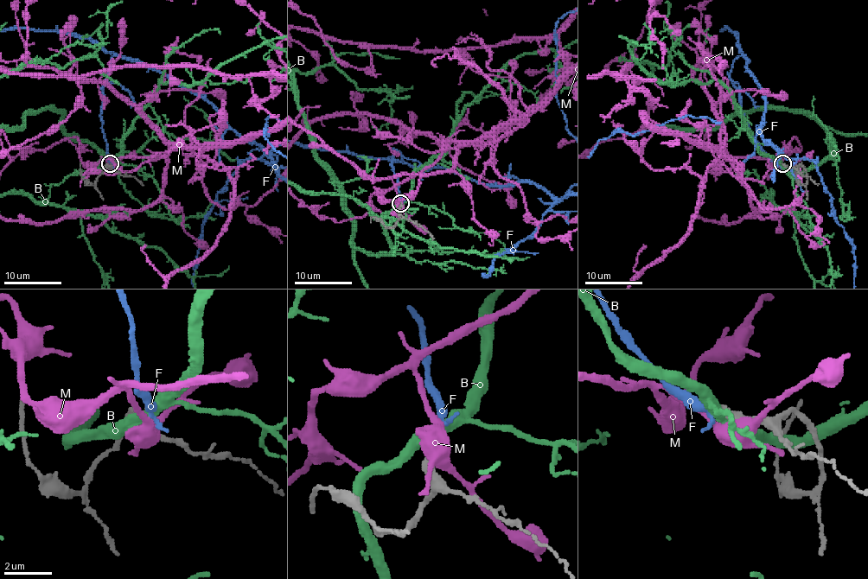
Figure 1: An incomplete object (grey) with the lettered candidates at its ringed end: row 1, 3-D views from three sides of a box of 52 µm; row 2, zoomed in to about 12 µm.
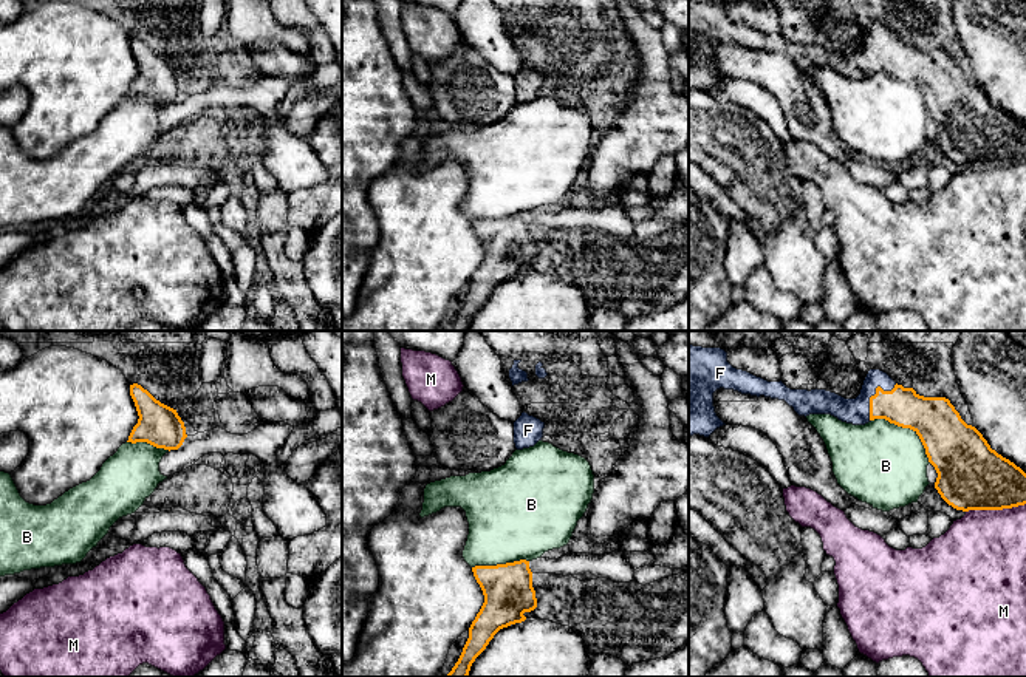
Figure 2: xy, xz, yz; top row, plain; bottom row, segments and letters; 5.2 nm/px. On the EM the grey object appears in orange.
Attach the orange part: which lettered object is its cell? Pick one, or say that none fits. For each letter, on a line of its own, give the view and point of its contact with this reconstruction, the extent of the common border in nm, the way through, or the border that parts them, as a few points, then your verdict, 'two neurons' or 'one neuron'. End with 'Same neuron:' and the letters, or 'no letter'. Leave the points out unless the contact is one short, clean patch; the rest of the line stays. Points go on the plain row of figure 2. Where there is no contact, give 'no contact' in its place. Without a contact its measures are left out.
B: yz (909, 81) | 380 nm | two neurons
F: yz (875, 48) | 240 nm | across yz (902, 61), (875, 48), (856, 65) | one neuron
M: yz (995, 163) | 320 nm | two neurons
Same neuron: F

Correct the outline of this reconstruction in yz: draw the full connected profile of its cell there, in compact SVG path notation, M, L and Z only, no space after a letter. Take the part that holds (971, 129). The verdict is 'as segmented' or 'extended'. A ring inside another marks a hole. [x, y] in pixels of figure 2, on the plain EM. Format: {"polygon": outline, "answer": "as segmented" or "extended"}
{"polygon": "M689 0L689 90L709 91L716 82L726 79L713 60L713 46L720 42L785 54L799 70L805 71L831 68L853 79L885 73L898 80L913 83L925 102L929 116L938 127L935 142L956 164L1003 164L1026 158L1026 127L992 104L983 88L961 73L949 53L919 49L913 42L898 39L881 23L868 25L856 53L845 53L826 43L791 43L781 34L768 36L737 23L727 15L727 6L721 2Z", "answer": "extended"}

